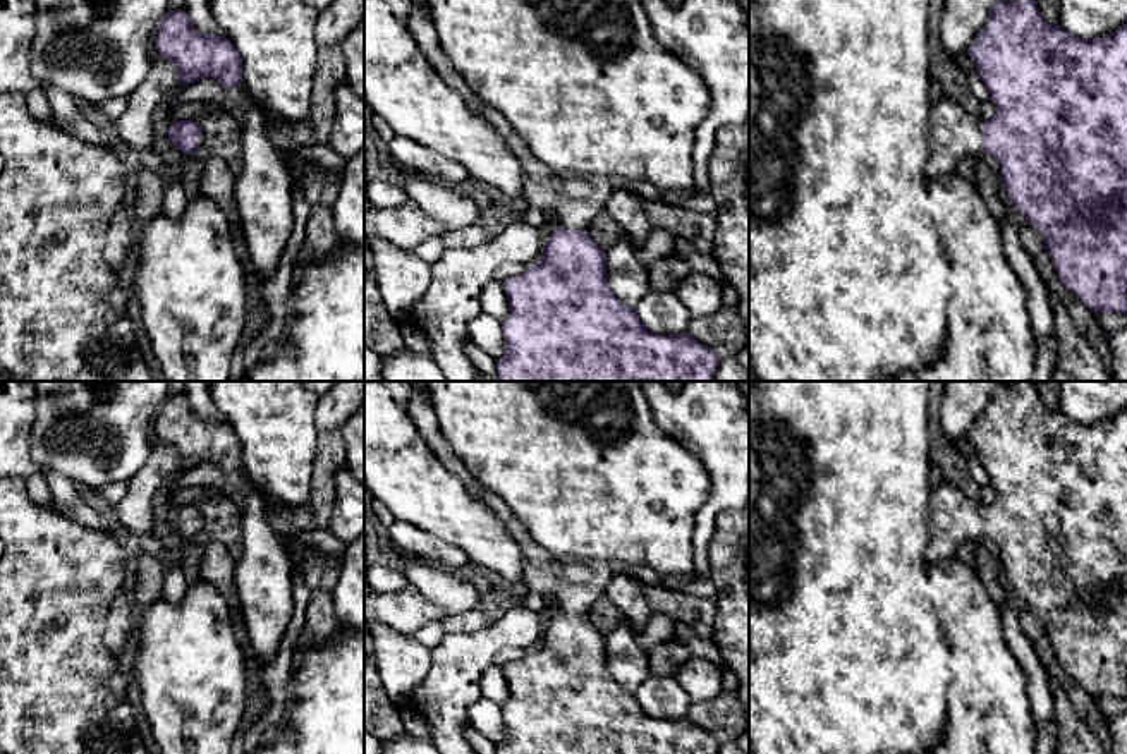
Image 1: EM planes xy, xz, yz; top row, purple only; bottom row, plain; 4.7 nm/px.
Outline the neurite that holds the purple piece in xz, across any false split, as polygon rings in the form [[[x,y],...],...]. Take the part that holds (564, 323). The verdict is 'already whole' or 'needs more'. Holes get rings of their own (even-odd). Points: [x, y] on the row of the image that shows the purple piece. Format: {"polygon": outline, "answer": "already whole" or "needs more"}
{"polygon": [[[412,5],[407,27],[438,76],[519,158],[526,173],[522,196],[529,206],[551,210],[560,220],[538,259],[524,273],[502,283],[509,299],[509,316],[502,321],[507,350],[496,361],[498,381],[715,381],[722,359],[713,349],[694,340],[689,331],[679,335],[649,331],[606,282],[605,249],[589,237],[588,227],[606,208],[617,182],[610,177],[555,173],[531,153],[515,129],[467,86],[442,48],[426,5]]], "answer": "needs more"}

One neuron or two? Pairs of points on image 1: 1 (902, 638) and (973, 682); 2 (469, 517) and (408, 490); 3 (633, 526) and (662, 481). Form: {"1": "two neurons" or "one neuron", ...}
{"1": "two neurons", "2": "one neuron", "3": "one neuron"}

